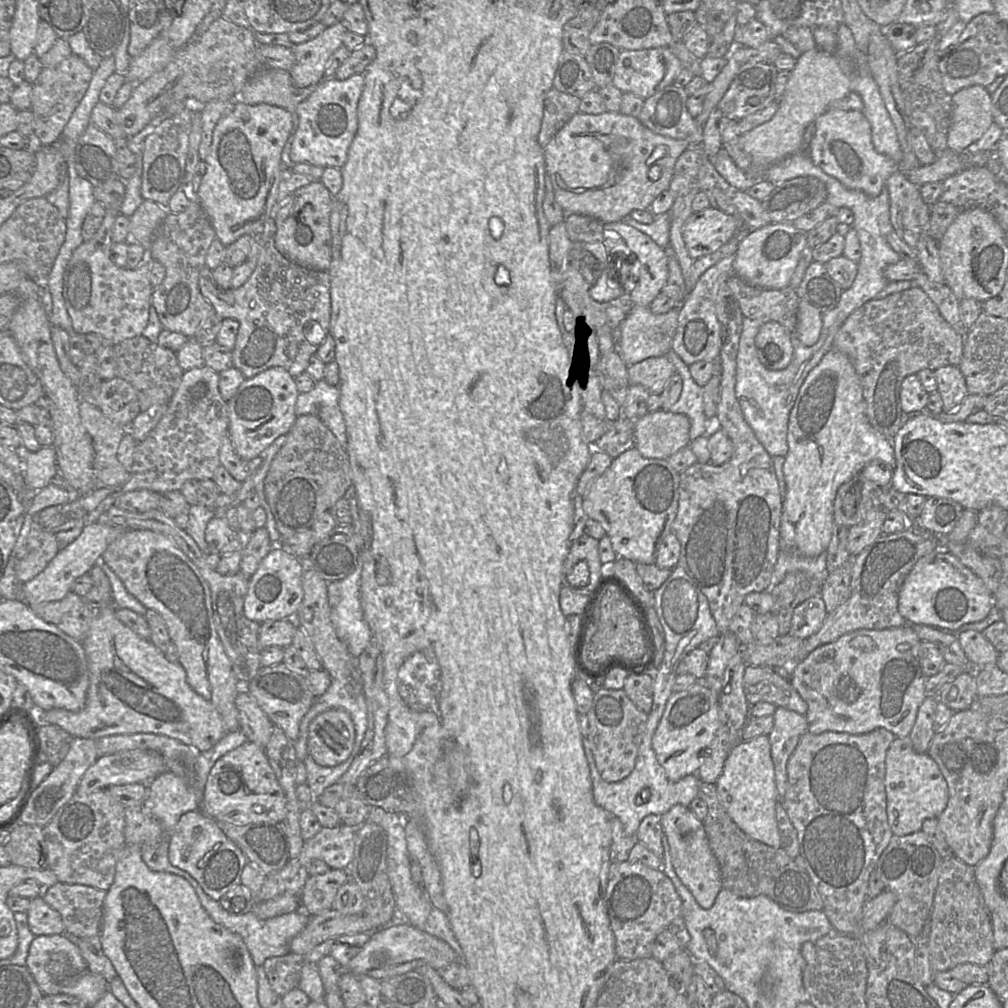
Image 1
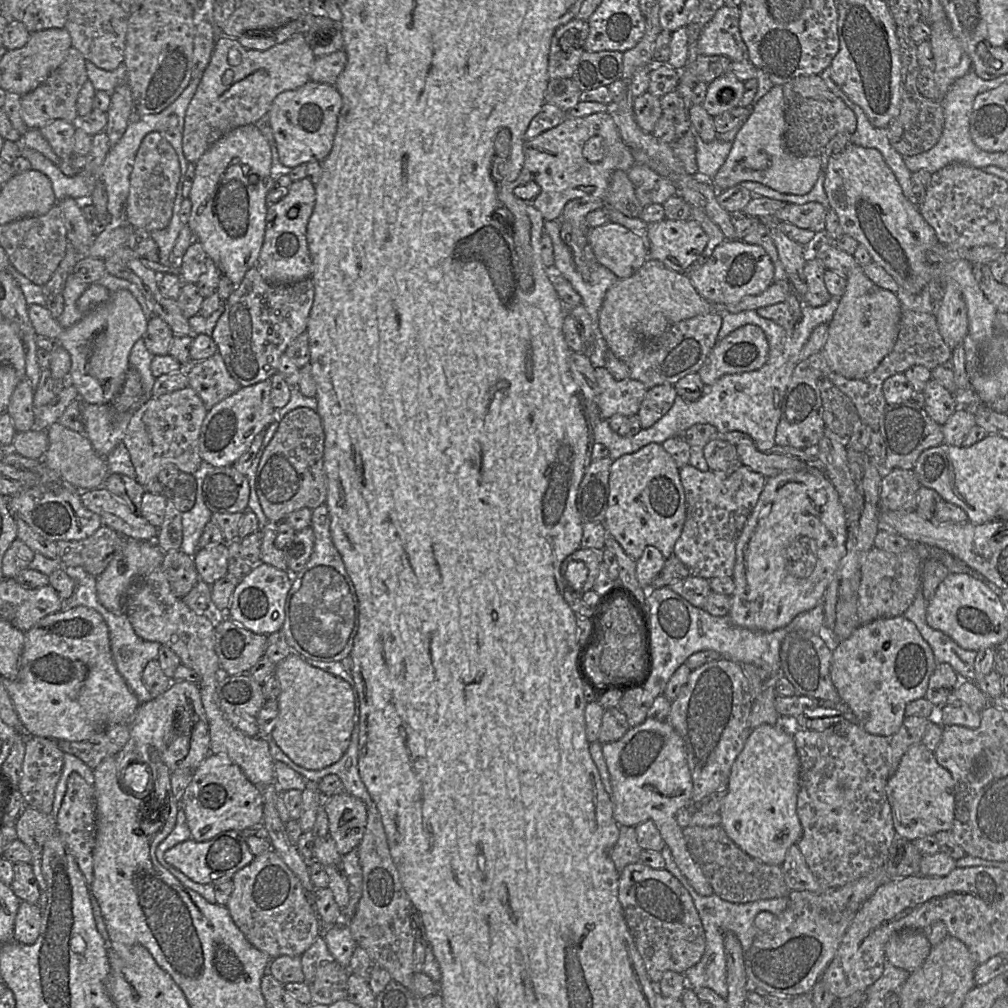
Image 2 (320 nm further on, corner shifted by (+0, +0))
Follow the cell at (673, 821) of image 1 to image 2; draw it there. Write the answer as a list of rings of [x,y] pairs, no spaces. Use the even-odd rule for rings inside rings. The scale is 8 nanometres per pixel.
[[[647,717],[642,724],[631,727],[621,739],[602,744],[602,752],[610,774],[613,814],[617,824],[635,828],[645,821],[653,822],[689,884],[701,896],[712,895],[713,889],[692,859],[683,829],[676,821],[677,811],[687,807],[692,796],[692,777],[684,743],[678,733],[667,720]]]

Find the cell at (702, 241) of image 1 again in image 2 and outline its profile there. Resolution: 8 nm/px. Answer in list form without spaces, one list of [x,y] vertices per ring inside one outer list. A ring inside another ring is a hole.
[[[663,219],[648,224],[648,259],[658,260],[667,268],[683,273],[696,263],[704,251],[708,236],[692,220]]]

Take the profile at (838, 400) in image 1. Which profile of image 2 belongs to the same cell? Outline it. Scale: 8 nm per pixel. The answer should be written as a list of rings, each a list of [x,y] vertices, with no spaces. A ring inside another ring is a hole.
[[[819,465],[807,466],[797,471],[786,471],[766,480],[756,506],[747,518],[735,546],[735,565],[732,579],[735,589],[730,596],[729,617],[739,627],[755,631],[771,632],[788,625],[798,614],[806,612],[821,603],[828,585],[836,572],[841,559],[846,554],[847,522],[846,512],[839,496]]]

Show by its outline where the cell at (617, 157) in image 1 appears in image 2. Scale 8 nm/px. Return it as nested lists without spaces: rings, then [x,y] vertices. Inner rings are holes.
[[[610,112],[593,113],[588,116],[566,116],[556,127],[542,132],[524,144],[524,165],[518,178],[504,184],[514,189],[528,182],[535,182],[540,187],[540,193],[531,200],[523,200],[541,212],[544,220],[560,220],[565,205],[573,199],[605,199],[611,175],[616,170],[627,172],[636,161],[632,149],[624,142]]]

